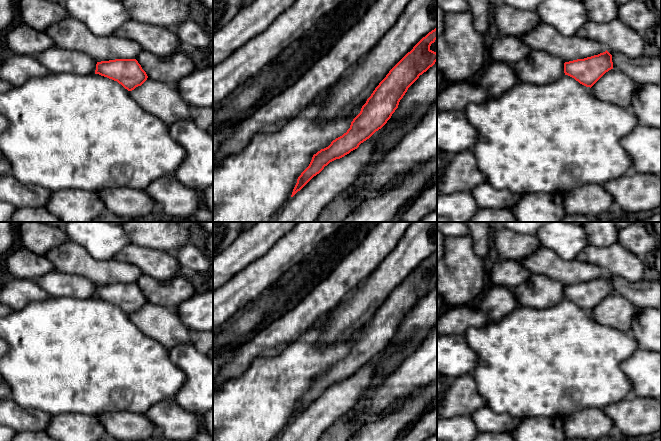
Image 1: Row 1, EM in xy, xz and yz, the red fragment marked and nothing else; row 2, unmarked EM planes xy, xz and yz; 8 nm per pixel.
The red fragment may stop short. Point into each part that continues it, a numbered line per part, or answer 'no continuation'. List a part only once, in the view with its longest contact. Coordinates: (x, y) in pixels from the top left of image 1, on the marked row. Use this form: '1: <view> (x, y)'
no continuation

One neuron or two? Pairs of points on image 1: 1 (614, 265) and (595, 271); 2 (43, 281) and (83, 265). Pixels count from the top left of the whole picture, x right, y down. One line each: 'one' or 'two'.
1: two
2: two

